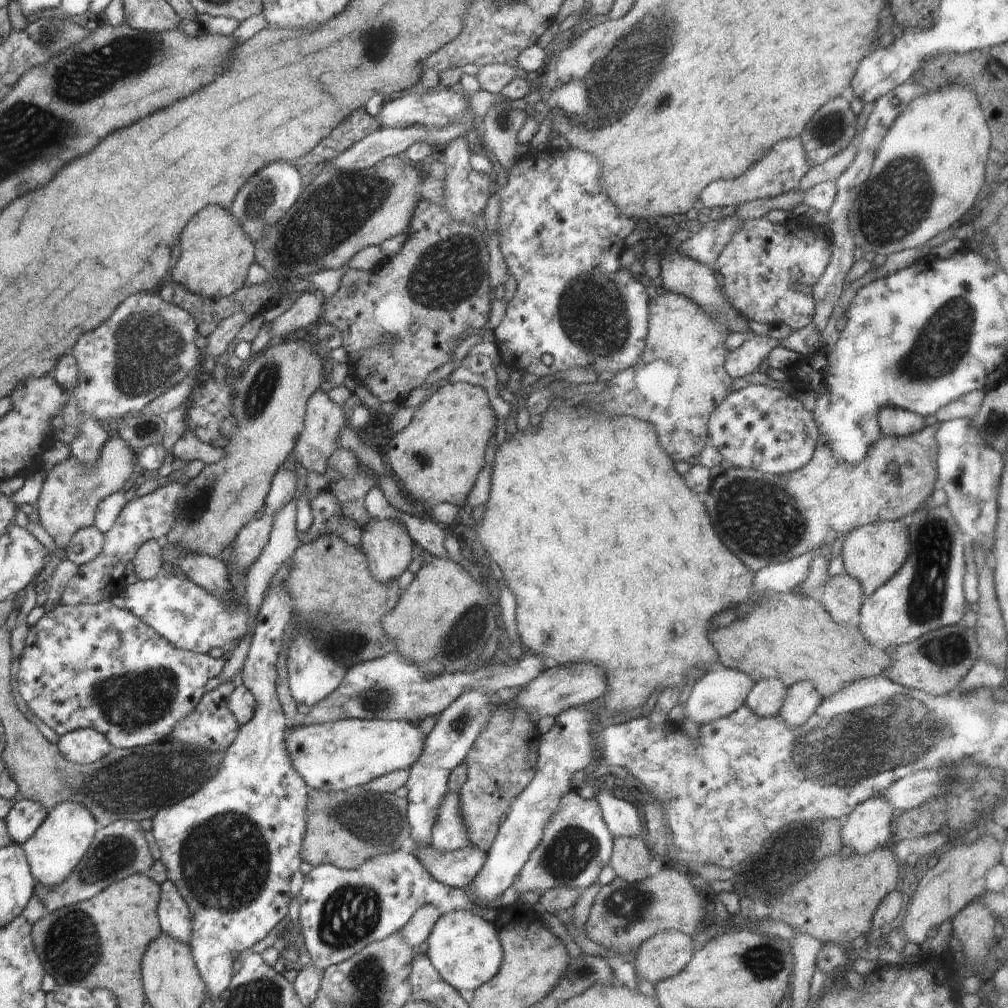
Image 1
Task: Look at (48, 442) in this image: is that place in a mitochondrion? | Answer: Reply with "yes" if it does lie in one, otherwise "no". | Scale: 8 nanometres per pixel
no

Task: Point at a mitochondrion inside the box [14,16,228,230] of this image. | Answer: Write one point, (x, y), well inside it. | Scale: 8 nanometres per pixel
(51, 37)

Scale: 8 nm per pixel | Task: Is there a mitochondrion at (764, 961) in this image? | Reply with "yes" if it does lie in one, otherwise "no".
yes

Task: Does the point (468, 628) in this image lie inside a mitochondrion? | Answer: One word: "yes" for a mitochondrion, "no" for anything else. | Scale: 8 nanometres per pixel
yes

